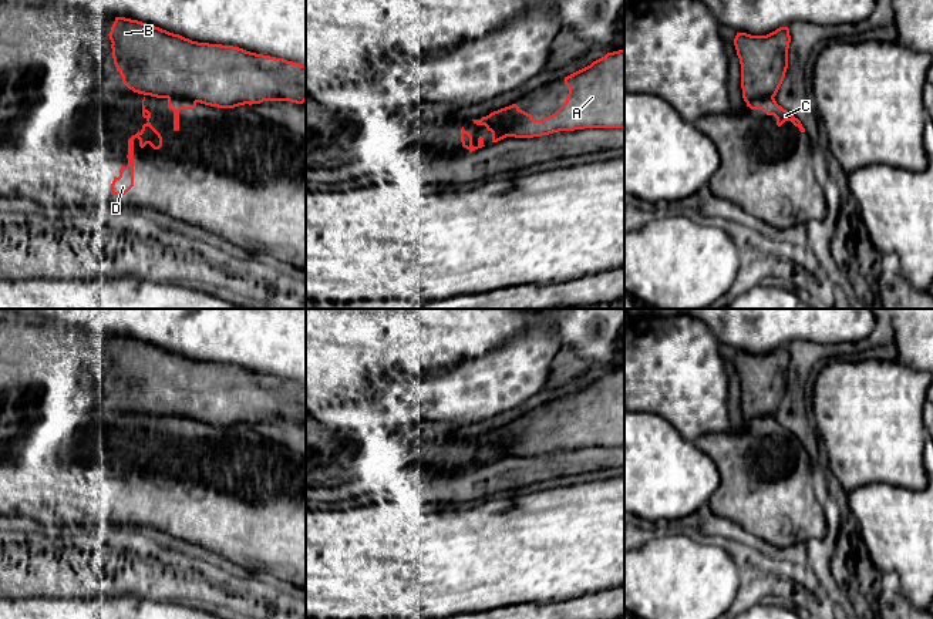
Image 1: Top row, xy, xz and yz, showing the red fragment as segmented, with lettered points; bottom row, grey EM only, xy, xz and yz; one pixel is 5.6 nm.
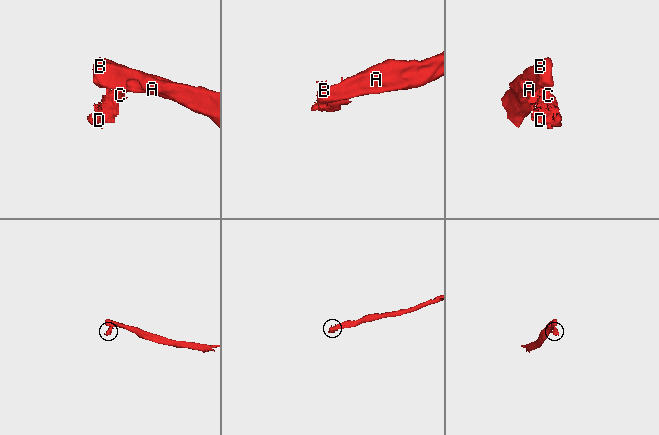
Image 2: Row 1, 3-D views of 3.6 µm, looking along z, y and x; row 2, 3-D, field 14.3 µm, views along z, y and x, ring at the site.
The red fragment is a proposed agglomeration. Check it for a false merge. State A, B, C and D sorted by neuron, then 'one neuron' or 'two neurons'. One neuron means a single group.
A B / C D | two neurons

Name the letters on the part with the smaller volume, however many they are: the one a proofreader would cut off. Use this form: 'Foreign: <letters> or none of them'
Foreign: C, D

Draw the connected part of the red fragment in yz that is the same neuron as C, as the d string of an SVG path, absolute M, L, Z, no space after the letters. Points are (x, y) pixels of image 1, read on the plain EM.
M757 417L747 423L751 428L762 428L767 434L774 434L777 437L777 444L781 445L785 440L791 440L801 451L805 451L801 440L795 437L791 431L784 428L777 423L775 417Z

